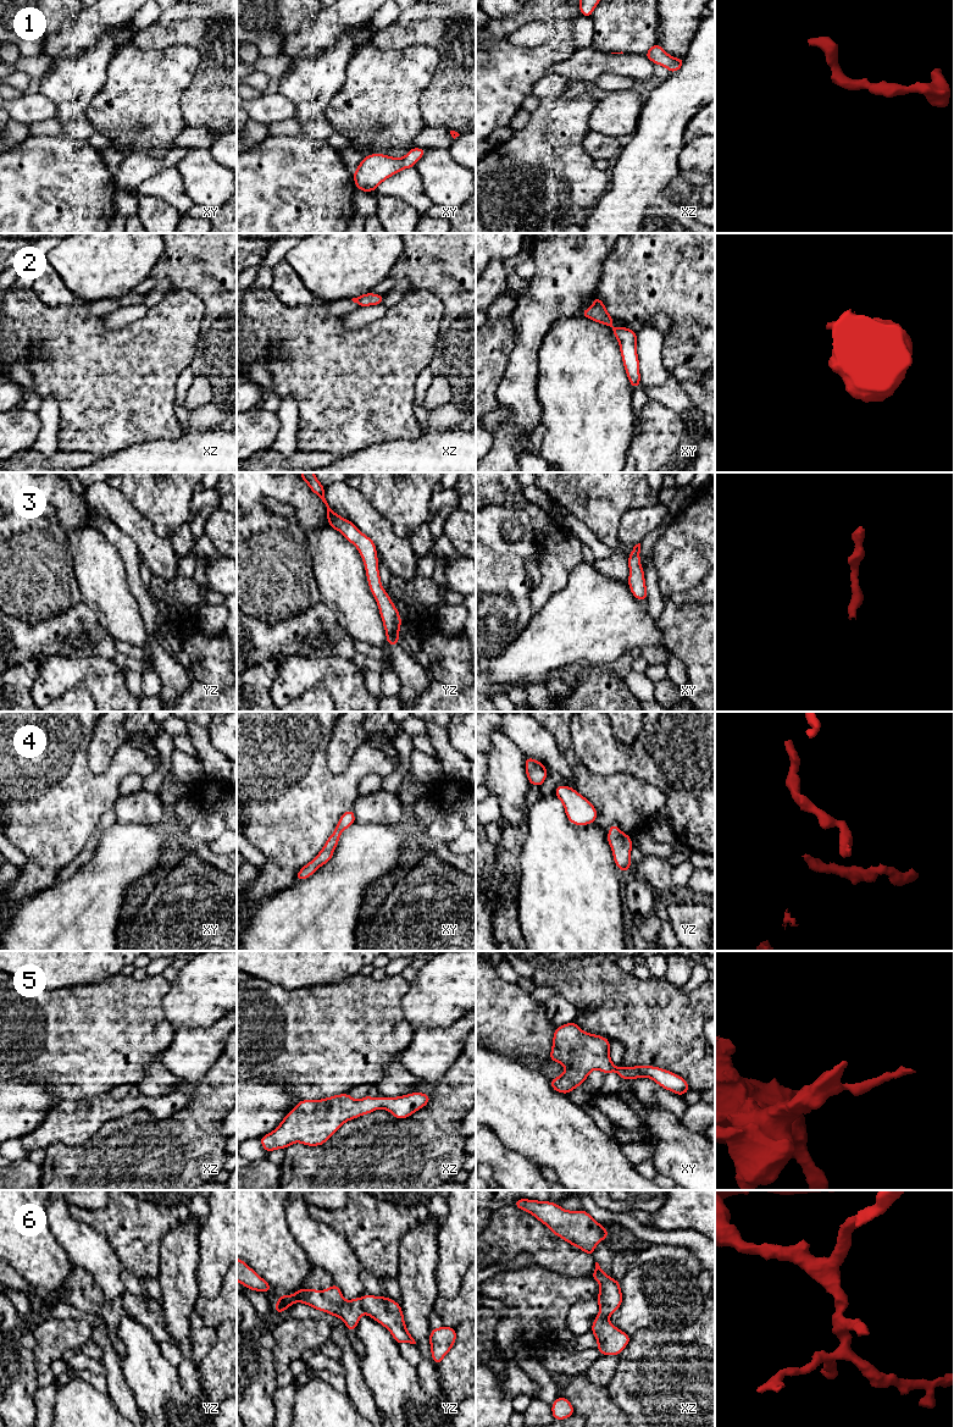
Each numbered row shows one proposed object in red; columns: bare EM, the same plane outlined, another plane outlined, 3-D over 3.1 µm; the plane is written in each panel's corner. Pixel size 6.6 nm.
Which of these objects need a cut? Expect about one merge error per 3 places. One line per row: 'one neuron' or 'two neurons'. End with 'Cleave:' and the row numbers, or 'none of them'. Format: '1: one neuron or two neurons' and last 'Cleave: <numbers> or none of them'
1: one neuron
2: one neuron
3: one neuron
4: one neuron
5: one neuron
6: one neuron
Cleave: none of them

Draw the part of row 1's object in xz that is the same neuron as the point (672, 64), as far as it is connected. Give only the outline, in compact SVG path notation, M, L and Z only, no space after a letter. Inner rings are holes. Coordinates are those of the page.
M655 44L645 52L648 60L655 65L666 67L670 73L678 71L684 65L684 59L676 59L669 55L660 44Z

